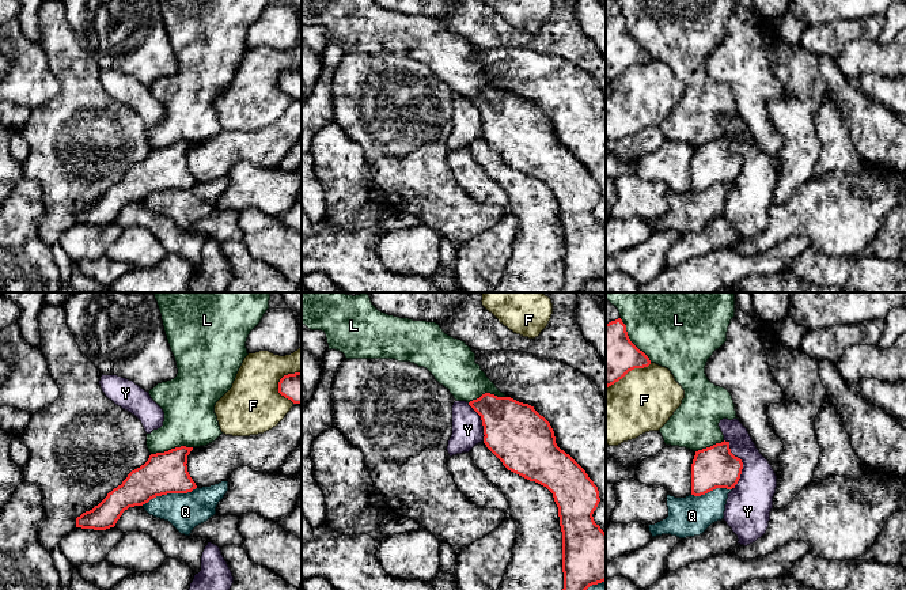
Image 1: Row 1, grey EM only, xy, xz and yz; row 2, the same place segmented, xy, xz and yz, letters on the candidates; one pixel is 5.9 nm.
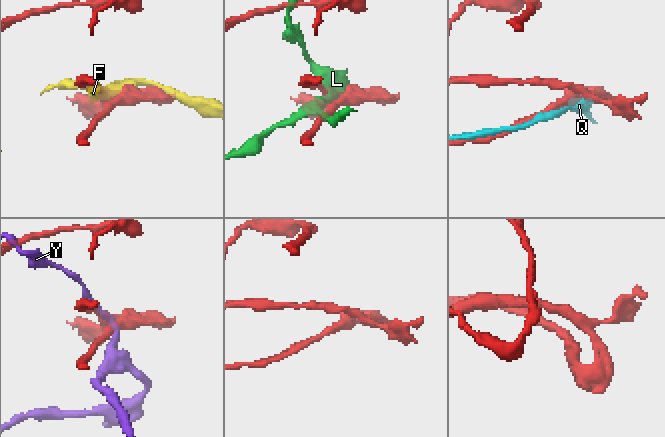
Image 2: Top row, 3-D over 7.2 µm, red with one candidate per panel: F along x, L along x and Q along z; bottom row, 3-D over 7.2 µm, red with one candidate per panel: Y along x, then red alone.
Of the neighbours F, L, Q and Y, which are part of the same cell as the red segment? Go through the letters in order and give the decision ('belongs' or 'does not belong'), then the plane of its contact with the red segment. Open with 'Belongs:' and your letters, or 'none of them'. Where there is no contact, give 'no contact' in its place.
Belongs: none of them
F: does not belong; contact in yz
L: does not belong; contact in yz
Q: does not belong; contact in xy
Y: does not belong; contact in yz

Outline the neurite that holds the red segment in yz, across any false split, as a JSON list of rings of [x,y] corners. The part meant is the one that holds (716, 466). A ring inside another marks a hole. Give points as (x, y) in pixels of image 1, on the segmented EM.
[[[729,442],[695,451],[691,464],[691,495],[701,496],[716,488],[735,488],[742,469],[743,462],[731,453]]]

